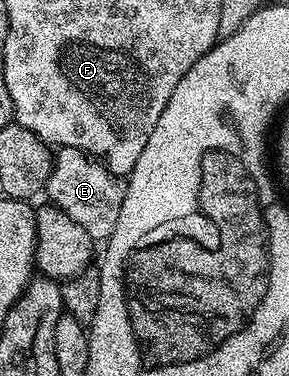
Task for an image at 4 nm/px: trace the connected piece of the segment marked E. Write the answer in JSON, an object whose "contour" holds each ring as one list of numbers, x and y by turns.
{"contour":[[63,147,56,152,44,194,49,195,48,202,52,206,60,207,73,221,79,221,94,241,108,241,115,221,119,221,119,209,123,209,125,185,126,180,110,173,101,160,74,147]]}

